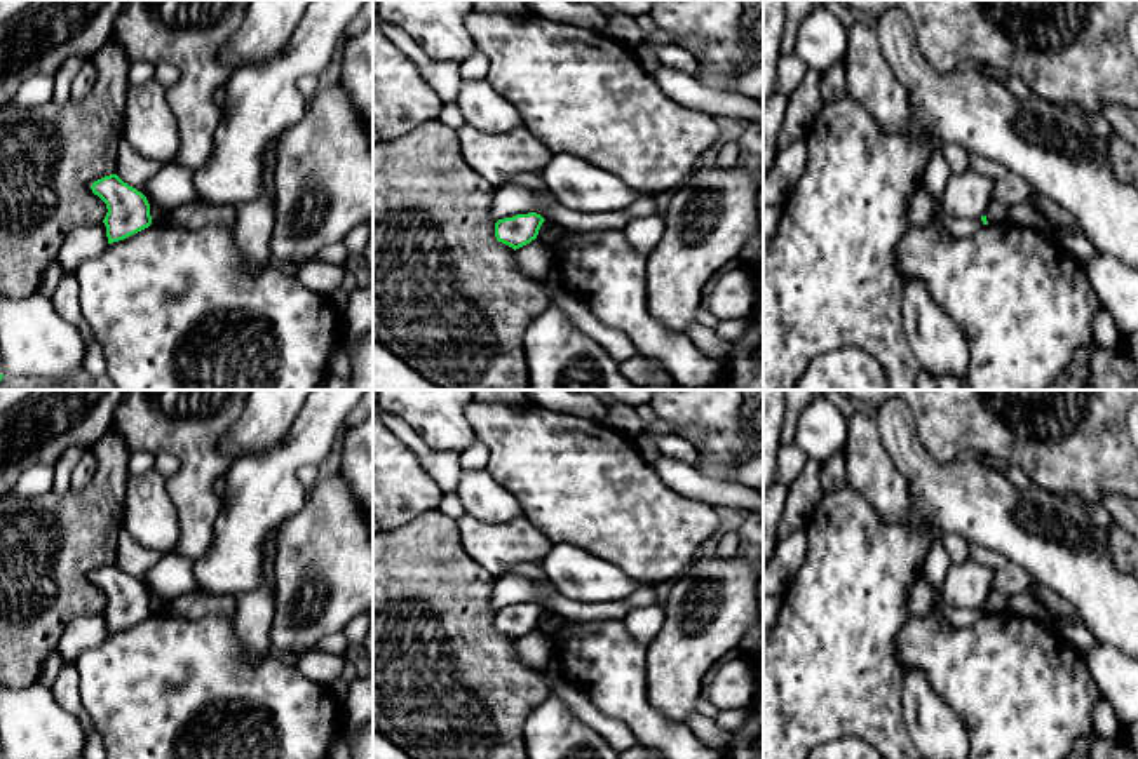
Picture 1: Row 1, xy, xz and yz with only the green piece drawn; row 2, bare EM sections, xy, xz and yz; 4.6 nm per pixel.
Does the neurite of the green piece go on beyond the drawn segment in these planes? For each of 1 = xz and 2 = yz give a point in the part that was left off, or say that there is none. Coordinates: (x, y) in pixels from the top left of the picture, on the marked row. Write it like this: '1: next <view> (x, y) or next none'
1: next none
2: next none

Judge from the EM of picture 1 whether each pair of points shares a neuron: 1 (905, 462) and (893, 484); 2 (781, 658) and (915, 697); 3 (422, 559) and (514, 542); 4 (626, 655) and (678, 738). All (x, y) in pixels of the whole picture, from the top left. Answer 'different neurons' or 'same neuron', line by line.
1: different neurons
2: different neurons
3: different neurons
4: same neuron

